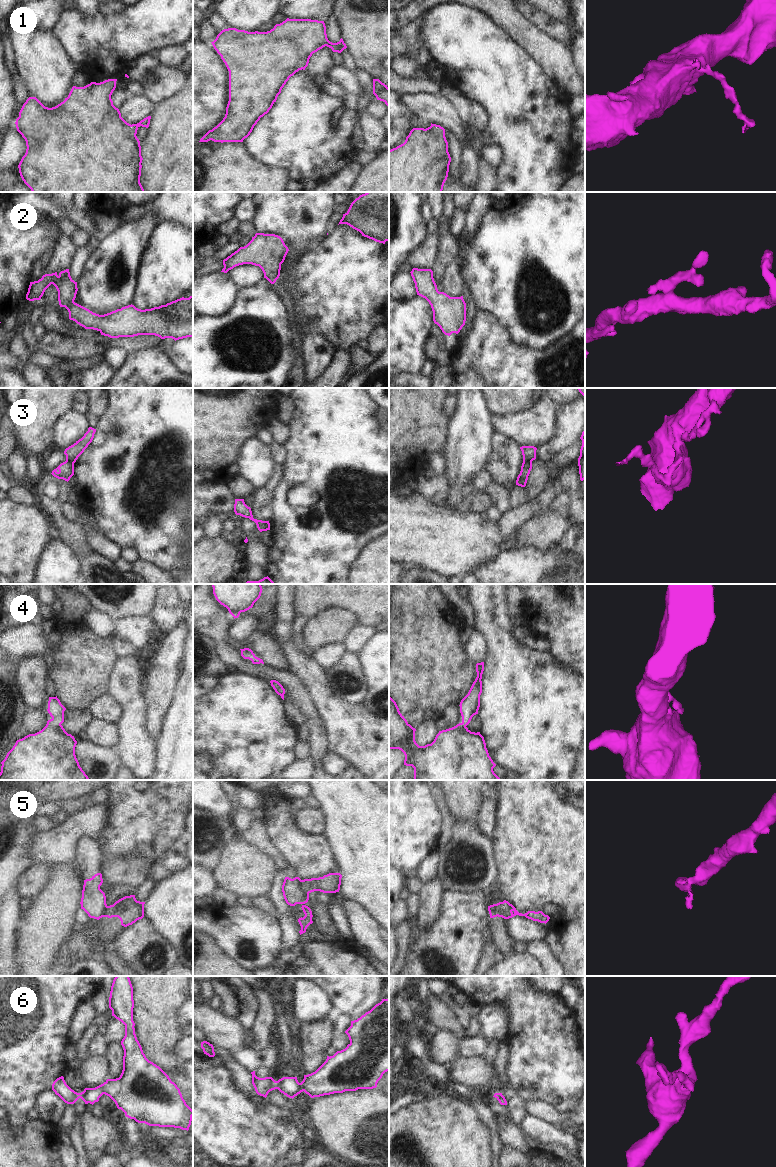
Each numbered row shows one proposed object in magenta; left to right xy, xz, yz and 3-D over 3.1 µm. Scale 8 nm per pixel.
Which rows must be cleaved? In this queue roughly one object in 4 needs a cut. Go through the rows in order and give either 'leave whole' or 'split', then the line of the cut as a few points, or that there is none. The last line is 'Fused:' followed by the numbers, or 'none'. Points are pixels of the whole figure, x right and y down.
1: leave whole; no cut
2: leave whole; no cut
3: split; cut in yz along (523, 461), (531, 462)
4: leave whole; no cut
5: split; cut in xz along (301, 880), (301, 886), (309, 892)
6: leave whole; no cut
Fused: 3, 5

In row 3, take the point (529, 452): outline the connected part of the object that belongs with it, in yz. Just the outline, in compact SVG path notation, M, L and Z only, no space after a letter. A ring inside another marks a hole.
M522 446L520 447L523 455L523 462L529 463L536 459L536 450L534 446Z

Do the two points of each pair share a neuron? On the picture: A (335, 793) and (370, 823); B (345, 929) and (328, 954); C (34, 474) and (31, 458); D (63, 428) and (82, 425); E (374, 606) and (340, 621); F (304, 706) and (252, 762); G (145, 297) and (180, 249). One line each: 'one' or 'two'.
A: one
B: two
C: one
D: one
E: two
F: two
G: one

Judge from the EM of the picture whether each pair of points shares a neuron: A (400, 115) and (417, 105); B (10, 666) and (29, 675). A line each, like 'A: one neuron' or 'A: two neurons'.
A: two neurons
B: two neurons

